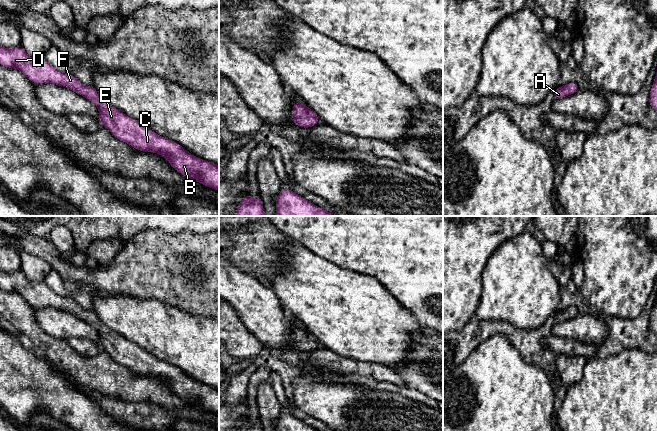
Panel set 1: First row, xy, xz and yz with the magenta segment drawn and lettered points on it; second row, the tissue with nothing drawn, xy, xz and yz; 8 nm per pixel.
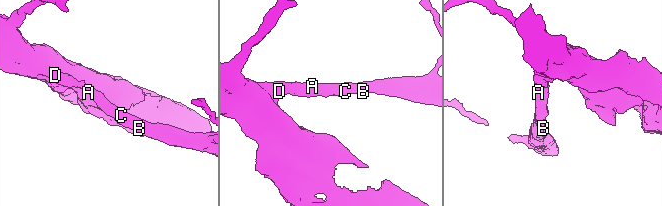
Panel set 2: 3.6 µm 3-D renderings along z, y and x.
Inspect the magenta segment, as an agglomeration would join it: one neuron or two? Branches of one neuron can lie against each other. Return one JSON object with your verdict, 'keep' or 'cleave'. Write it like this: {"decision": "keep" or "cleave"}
{"decision": "keep"}

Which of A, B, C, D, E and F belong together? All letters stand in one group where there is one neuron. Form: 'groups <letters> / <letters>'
groups A B C D E F

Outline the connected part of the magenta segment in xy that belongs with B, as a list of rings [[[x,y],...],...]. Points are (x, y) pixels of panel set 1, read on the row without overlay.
[[[0,270],[0,288],[6,292],[14,292],[21,295],[35,309],[54,307],[79,317],[99,332],[100,349],[106,351],[117,363],[130,368],[138,375],[160,378],[170,387],[172,392],[185,401],[189,401],[208,412],[219,415],[219,389],[197,382],[185,374],[179,367],[158,359],[140,346],[130,342],[105,325],[93,310],[83,309],[75,300],[66,296],[60,296],[44,282],[34,283],[29,281],[22,270],[9,273]]]

